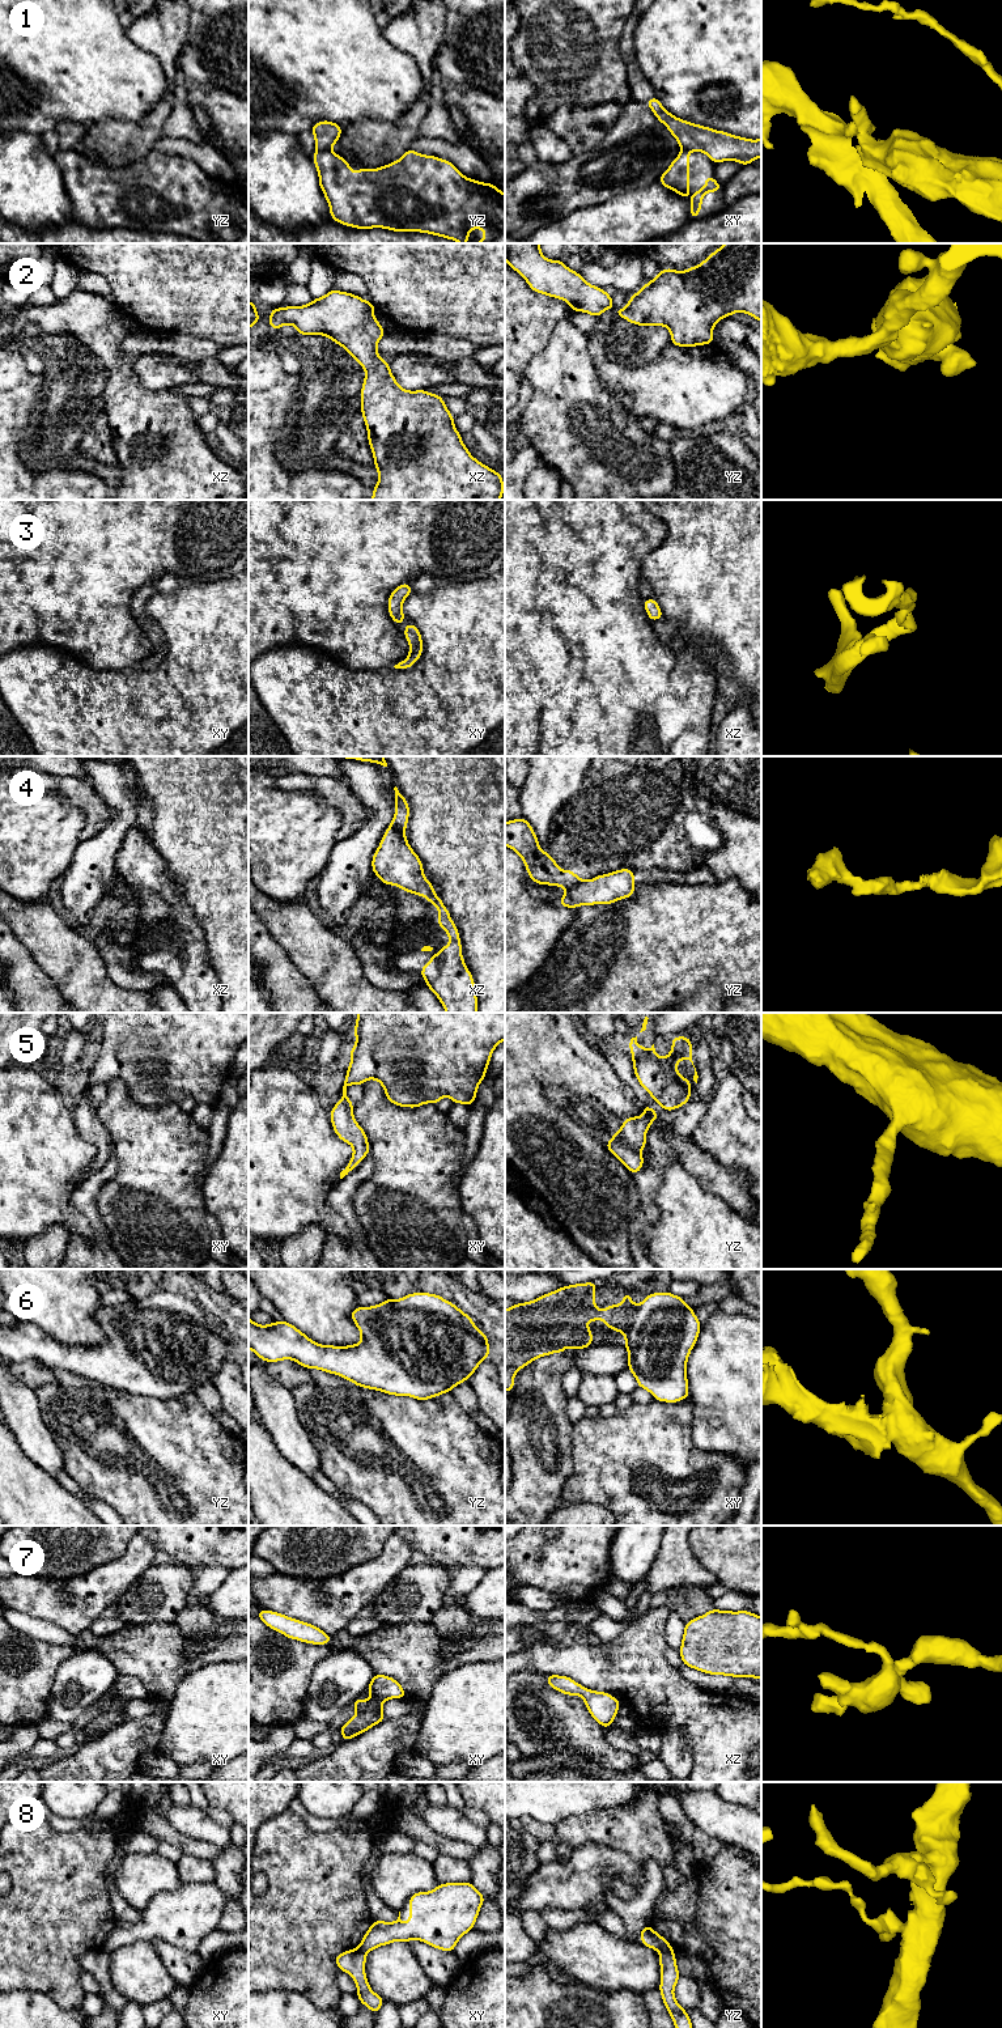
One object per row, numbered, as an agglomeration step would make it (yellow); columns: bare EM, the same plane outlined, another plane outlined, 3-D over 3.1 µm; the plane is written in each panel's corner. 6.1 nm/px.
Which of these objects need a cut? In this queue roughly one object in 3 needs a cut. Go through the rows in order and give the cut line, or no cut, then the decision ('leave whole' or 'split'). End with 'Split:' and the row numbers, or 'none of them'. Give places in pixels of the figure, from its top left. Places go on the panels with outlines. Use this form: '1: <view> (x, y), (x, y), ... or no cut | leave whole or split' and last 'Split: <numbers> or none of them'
1: yz (328, 149), (318, 152) | split
2: no cut | leave whole
3: no cut | leave whole
4: yz (582, 881), (567, 891) | split
5: no cut | leave whole
6: no cut | leave whole
7: no cut | leave whole
8: yz (673, 1950), (658, 1951) | split
Split: 1, 4, 8

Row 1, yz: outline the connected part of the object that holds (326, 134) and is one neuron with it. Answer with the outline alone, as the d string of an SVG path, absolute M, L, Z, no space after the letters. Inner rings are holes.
M322 120L315 123L311 128L315 139L315 150L330 150L339 140L341 131L341 126L334 122Z

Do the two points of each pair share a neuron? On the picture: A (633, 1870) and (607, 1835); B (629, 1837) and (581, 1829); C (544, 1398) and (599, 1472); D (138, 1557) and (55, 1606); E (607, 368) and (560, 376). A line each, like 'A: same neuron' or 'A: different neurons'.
A: different neurons
B: same neuron
C: different neurons
D: same neuron
E: different neurons

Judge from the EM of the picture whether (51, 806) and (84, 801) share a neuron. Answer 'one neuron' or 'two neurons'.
two neurons

